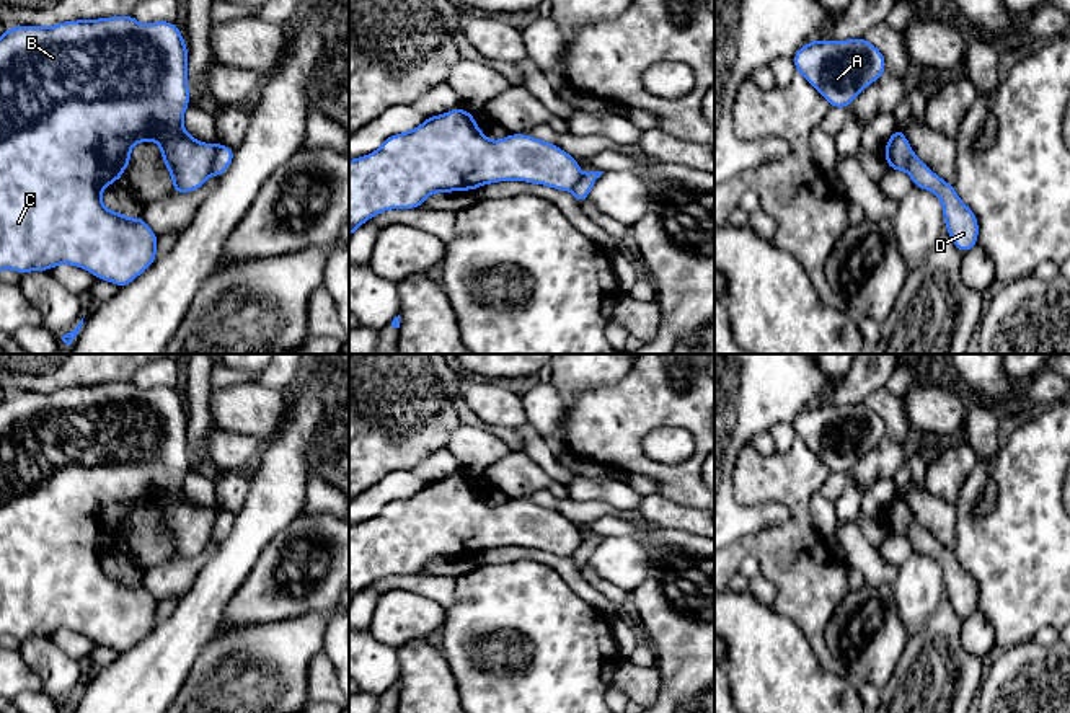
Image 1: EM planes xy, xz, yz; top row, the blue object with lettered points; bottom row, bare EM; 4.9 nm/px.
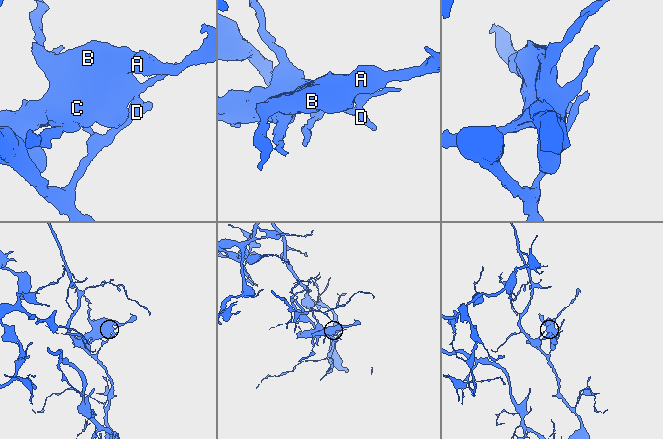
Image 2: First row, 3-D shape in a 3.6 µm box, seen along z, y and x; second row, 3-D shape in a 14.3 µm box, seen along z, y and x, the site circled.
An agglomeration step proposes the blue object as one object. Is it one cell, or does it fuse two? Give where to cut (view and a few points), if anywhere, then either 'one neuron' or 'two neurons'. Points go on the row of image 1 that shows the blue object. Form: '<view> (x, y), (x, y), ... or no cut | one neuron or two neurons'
xy (219, 144), (209, 173) | two neurons

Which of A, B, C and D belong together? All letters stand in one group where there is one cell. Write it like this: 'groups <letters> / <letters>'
groups A B C / D

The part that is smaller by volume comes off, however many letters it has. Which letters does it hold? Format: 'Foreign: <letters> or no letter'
Foreign: A, B, C

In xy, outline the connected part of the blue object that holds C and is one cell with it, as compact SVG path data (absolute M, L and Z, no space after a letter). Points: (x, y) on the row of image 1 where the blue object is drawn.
M132 15L96 20L64 21L49 28L13 26L0 36L0 271L13 269L20 274L31 271L51 271L57 264L72 264L103 279L124 287L148 269L157 259L158 237L147 225L144 215L126 217L104 207L101 193L111 183L122 179L122 171L130 163L130 150L139 142L158 142L165 166L173 179L173 194L192 193L202 188L210 176L212 162L219 142L202 144L189 135L183 126L189 106L188 88L188 46L179 28L170 21L139 23Z

